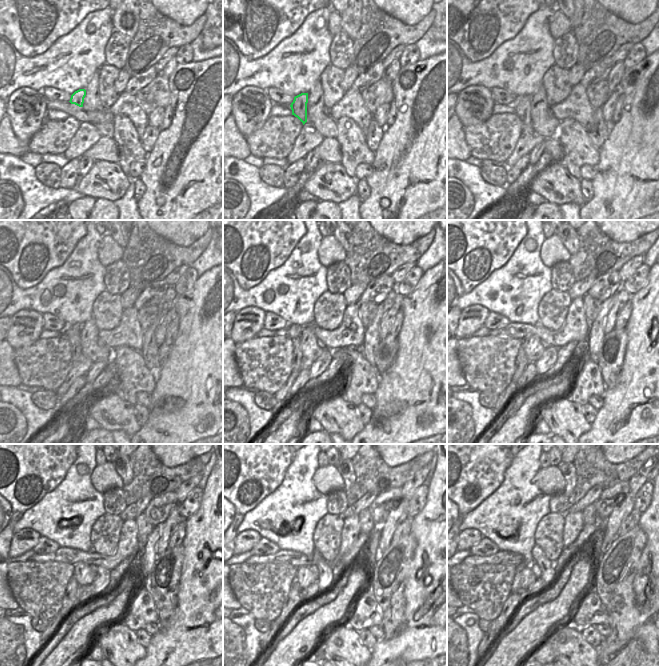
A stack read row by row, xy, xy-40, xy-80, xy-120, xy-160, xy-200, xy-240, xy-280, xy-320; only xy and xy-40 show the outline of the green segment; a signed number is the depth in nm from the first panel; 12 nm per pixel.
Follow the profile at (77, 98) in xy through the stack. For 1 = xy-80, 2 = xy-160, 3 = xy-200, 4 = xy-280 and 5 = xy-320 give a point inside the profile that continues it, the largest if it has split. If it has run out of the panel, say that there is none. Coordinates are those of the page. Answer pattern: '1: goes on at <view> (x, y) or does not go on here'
1: goes on at xy-80 (523, 105)
2: goes on at xy-160 (297, 357)
3: goes on at xy-200 (521, 361)
4: goes on at xy-280 (291, 603)
5: goes on at xy-320 (515, 601)

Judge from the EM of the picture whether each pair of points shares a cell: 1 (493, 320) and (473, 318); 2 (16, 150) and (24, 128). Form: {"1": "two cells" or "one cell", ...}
{"1": "two cells", "2": "two cells"}

